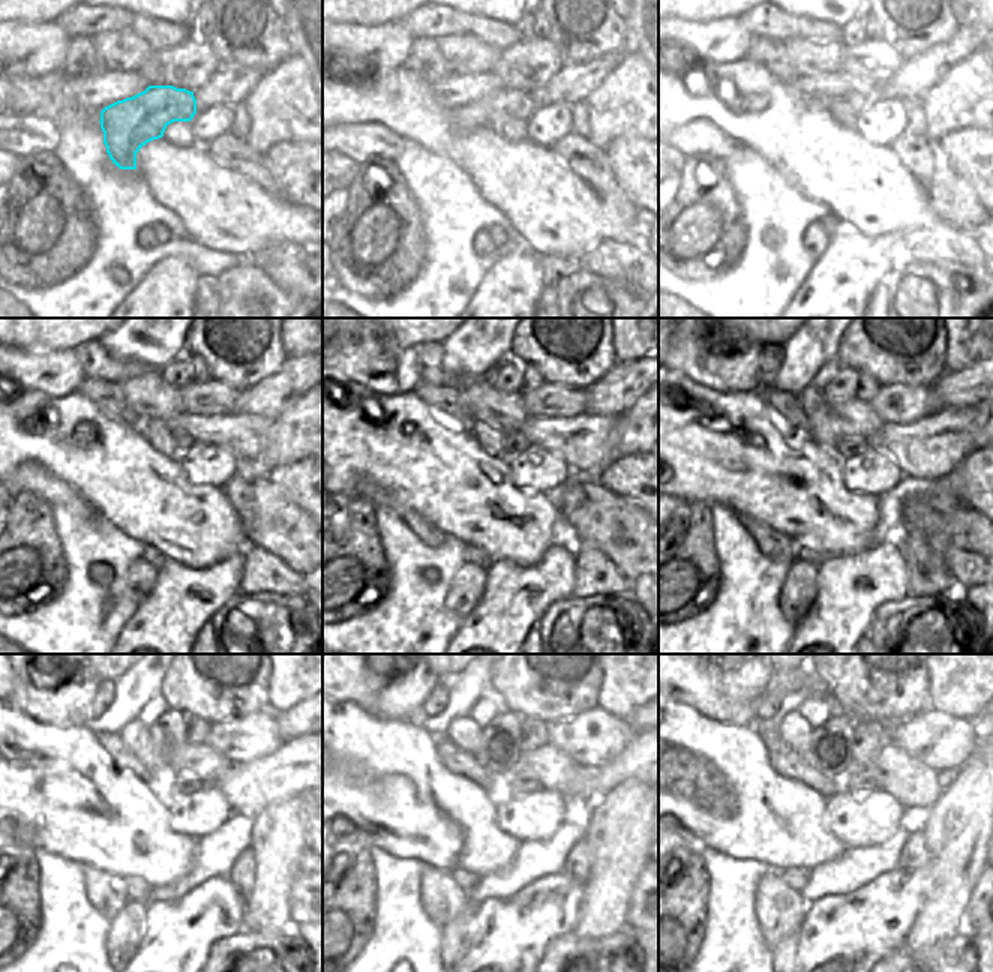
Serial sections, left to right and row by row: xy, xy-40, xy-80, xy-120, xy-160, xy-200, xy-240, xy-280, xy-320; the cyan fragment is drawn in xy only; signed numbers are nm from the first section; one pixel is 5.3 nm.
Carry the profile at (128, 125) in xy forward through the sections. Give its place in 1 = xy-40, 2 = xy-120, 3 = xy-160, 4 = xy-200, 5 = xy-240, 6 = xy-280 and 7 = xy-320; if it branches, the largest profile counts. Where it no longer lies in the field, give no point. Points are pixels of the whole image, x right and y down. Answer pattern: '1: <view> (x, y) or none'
1: xy-40 (495, 108)
2: xy-120 (183, 441)
3: xy-160 (515, 443)
4: xy-200 (846, 446)
5: xy-240 (180, 782)
6: xy-280 (518, 782)
7: xy-320 (857, 780)

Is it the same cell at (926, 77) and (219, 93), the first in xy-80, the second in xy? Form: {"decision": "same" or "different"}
{"decision": "same"}

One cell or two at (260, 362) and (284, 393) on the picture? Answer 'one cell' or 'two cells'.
two cells

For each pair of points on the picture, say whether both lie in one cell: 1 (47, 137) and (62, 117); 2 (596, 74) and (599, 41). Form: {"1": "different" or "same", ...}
{"1": "different", "2": "different"}

